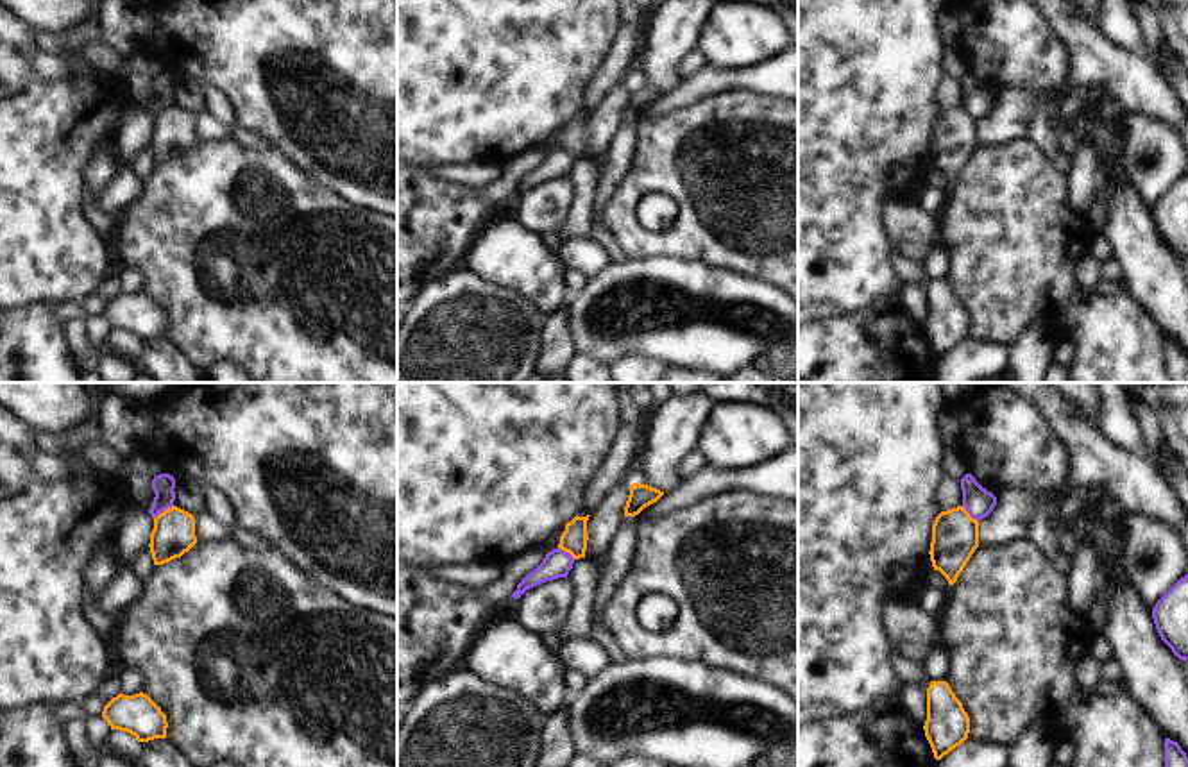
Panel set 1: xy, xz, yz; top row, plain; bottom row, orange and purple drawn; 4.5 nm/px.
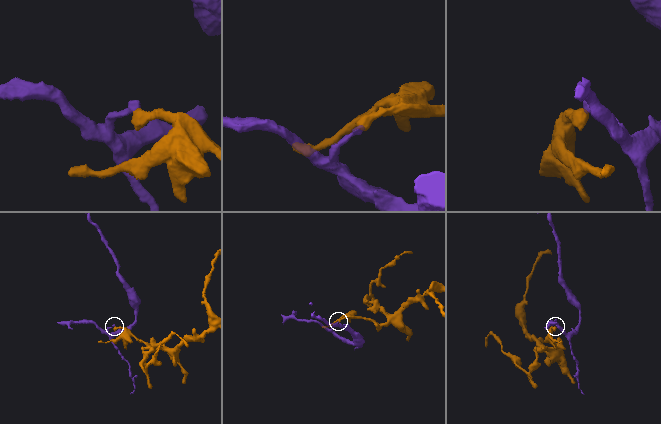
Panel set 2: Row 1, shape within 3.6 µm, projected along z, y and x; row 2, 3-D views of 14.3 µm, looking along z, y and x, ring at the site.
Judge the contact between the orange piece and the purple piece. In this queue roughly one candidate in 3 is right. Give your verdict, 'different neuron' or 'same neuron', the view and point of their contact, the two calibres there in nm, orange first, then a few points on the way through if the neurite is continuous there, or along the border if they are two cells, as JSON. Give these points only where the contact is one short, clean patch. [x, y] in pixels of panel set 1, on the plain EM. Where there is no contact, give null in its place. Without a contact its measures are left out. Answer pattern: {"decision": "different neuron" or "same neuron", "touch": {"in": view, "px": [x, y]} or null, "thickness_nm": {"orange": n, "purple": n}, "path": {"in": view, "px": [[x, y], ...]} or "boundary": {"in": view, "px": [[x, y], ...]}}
{"decision": "different neuron", "touch": {"in": "xy", "px": [165, 109]}, "thickness_nm": {"orange": 190, "purple": 100}, "boundary": {"in": "xy", "px": [[172, 104], [154, 118]]}}

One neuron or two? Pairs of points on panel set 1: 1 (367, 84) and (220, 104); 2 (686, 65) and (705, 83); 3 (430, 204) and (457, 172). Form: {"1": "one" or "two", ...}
{"1": "two", "2": "two", "3": "two"}

